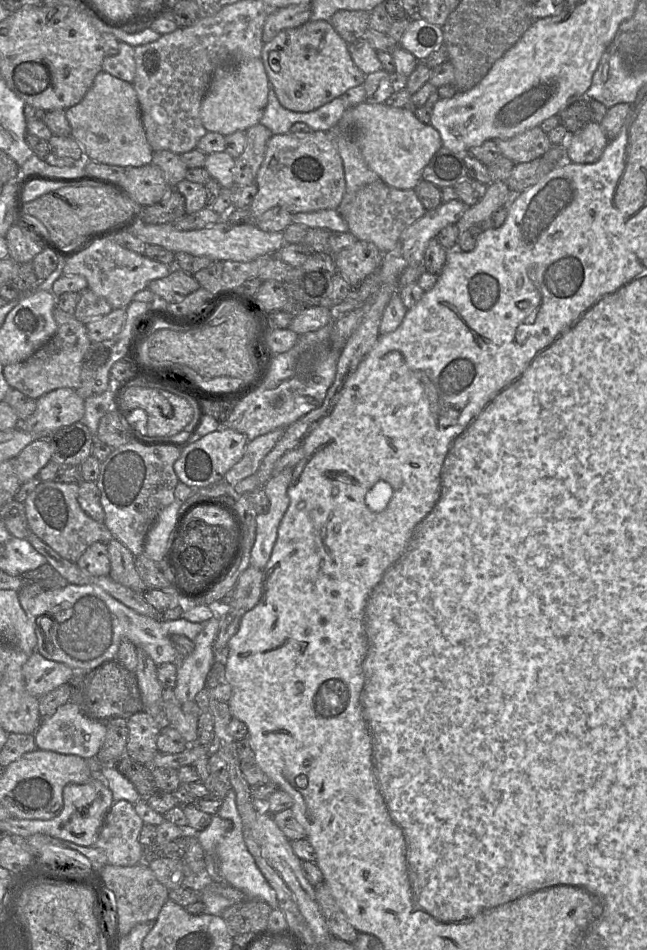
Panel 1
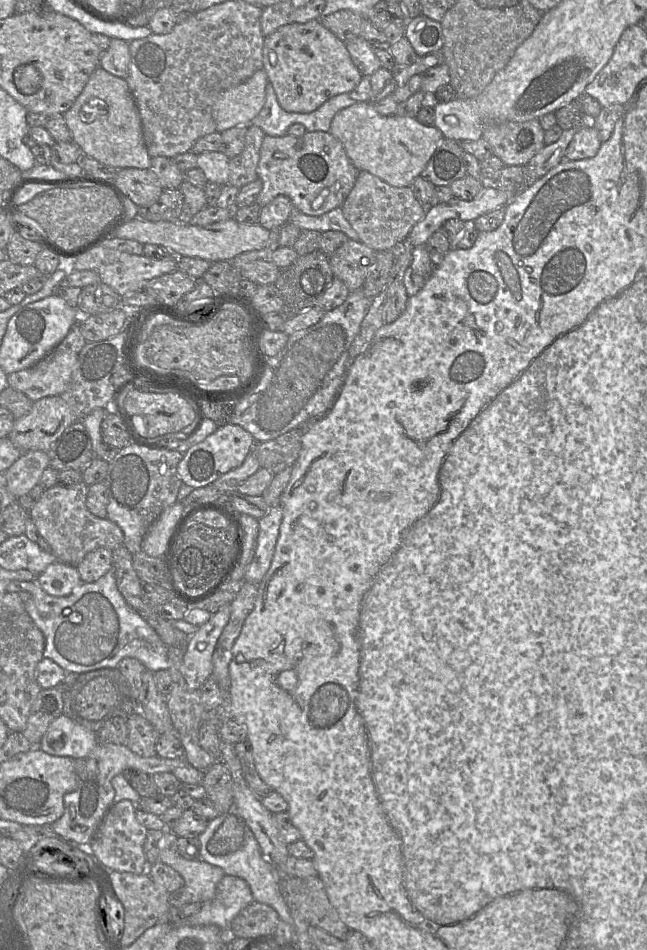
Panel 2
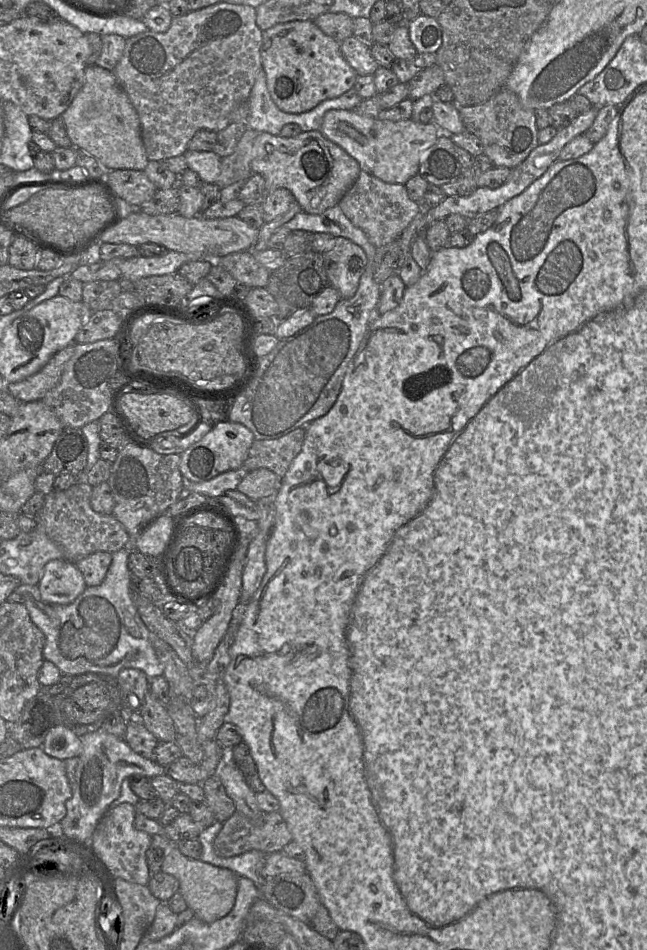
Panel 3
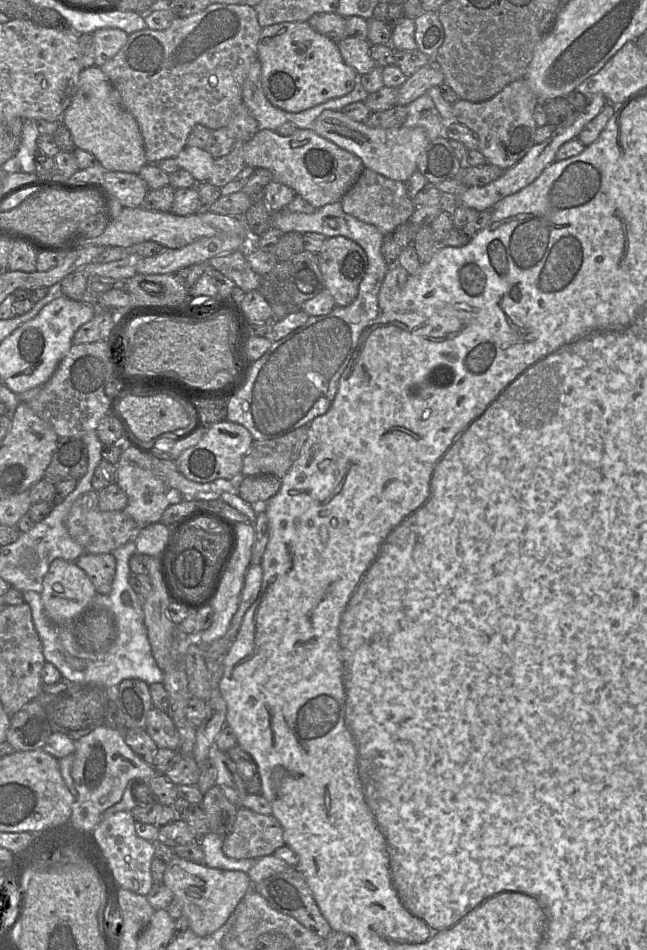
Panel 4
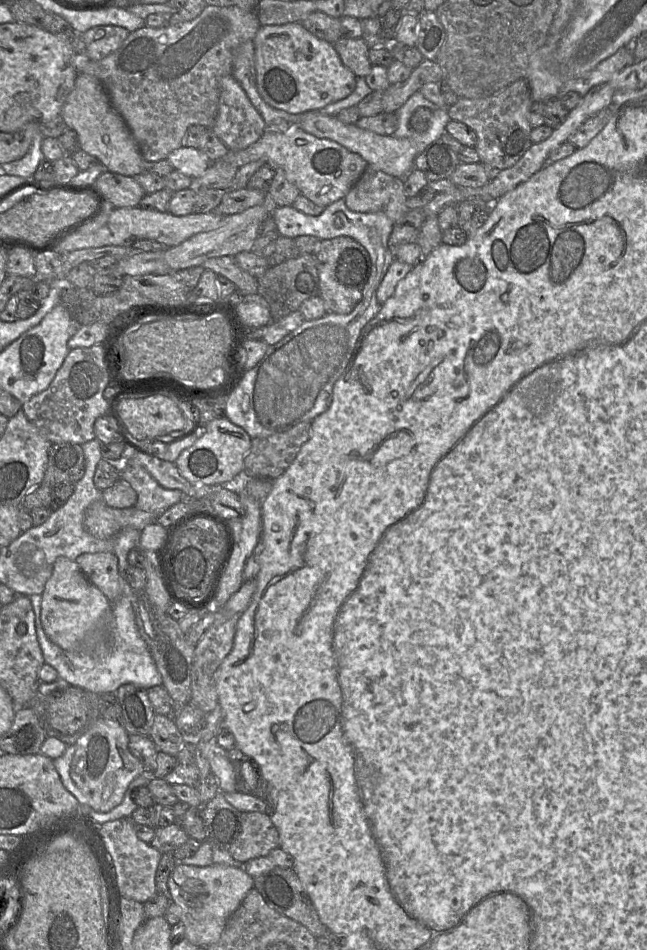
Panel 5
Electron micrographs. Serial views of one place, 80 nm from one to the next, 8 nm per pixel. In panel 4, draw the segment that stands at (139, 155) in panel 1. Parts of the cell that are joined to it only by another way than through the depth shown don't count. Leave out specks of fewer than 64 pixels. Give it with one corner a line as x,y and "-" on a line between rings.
91,66
81,71
78,90
64,111
61,122
70,131
76,148
93,154
102,171
139,174
147,163
140,127
100,67

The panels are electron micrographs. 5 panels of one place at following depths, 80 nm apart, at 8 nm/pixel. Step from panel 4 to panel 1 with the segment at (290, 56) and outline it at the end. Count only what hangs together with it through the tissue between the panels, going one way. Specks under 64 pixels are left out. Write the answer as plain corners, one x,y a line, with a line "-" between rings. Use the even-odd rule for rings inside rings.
322,20
280,31
270,42
263,44
260,59
280,105
293,112
318,109
347,90
362,85
366,76
354,64
348,44
330,22
-
271,51
278,55
278,72
273,72
268,64

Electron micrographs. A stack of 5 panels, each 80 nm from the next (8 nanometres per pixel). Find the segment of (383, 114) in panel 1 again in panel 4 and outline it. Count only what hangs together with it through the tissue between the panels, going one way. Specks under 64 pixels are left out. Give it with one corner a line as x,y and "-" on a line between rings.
324,110
309,129
358,156
366,169
401,182
407,181
417,171
417,160
430,142
422,127
372,128
350,119
342,111
335,110

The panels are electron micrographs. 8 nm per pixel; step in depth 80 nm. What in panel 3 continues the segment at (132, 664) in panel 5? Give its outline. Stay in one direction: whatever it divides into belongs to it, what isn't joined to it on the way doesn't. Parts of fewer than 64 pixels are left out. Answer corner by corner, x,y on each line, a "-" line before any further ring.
125,548
112,553
112,562
103,582
98,586
86,587
70,604
45,602
36,585
21,584
13,591
24,598
24,606
31,621
45,636
43,659
52,662
63,675
75,677
86,673
102,673
117,678
124,668
141,670
148,679
163,675
164,667
150,643
150,632
132,601
132,575
128,569
129,554
130,550

